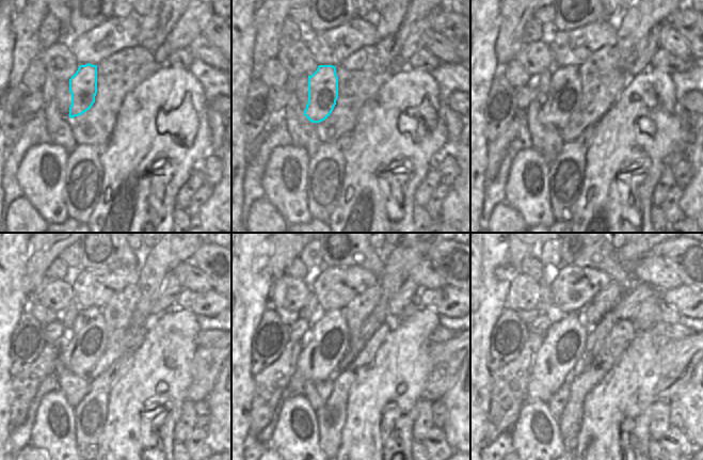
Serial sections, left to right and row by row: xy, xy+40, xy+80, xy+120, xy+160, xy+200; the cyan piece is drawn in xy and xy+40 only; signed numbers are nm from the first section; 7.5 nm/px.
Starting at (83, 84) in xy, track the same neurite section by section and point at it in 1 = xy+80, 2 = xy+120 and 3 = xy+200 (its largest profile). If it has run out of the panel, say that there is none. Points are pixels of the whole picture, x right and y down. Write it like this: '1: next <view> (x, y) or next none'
1: next xy+80 (564, 95)
2: next xy+120 (89, 338)
3: next xy+200 (563, 344)

